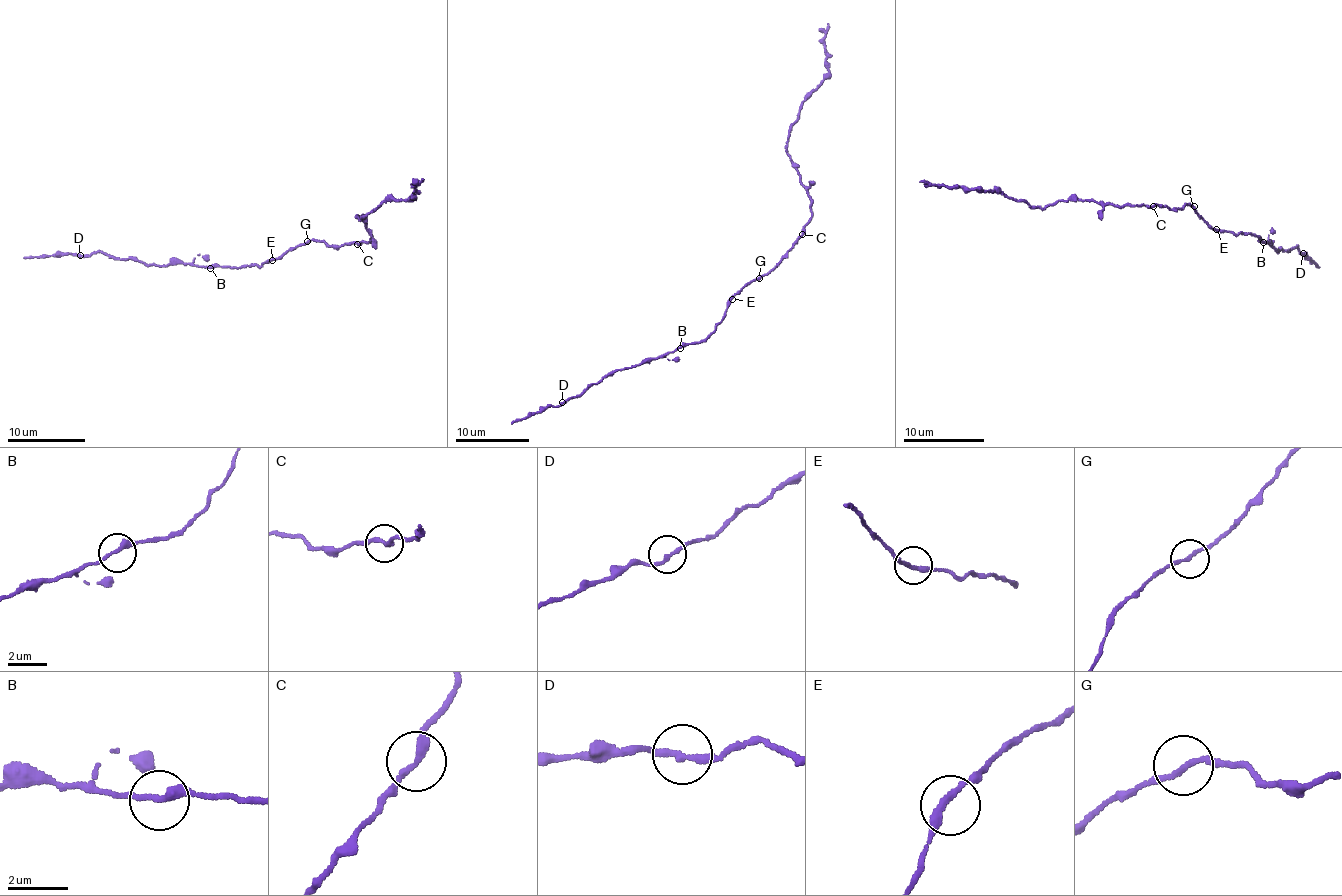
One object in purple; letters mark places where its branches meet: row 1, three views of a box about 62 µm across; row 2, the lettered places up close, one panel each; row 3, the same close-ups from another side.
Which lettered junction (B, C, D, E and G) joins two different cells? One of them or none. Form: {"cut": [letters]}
{"cut": ["C"]}

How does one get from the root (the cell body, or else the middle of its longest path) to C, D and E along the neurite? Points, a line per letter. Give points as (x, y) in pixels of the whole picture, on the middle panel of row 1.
C: (759, 278), (779, 263), (801, 234)
D: (759, 278), (734, 295), (723, 318), (704, 339), (684, 343), (673, 352), (609, 373), (562, 402)
E: (759, 278), (752, 279), (732, 299)

